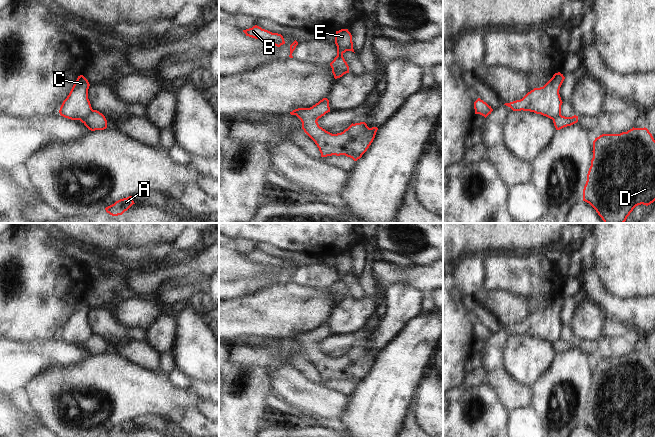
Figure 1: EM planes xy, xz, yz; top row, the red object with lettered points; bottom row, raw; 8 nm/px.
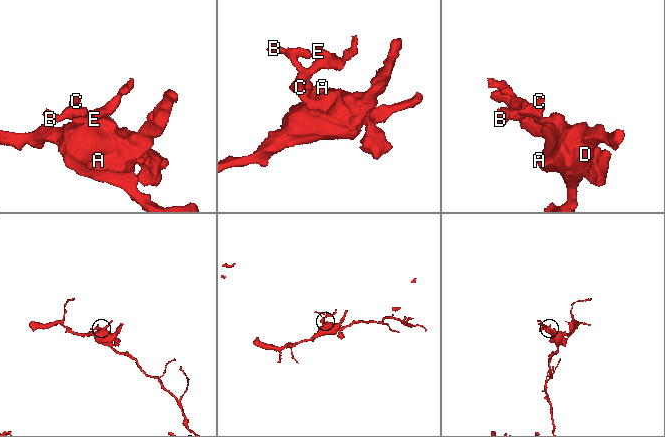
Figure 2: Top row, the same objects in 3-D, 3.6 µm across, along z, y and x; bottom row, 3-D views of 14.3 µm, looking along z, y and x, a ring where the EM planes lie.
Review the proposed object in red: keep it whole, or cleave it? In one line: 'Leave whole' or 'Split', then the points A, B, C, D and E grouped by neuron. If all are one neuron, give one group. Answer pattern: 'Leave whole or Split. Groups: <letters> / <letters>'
Split. Groups: A D E / B C

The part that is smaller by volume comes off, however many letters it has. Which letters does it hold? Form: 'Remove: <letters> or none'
Remove: B, C

